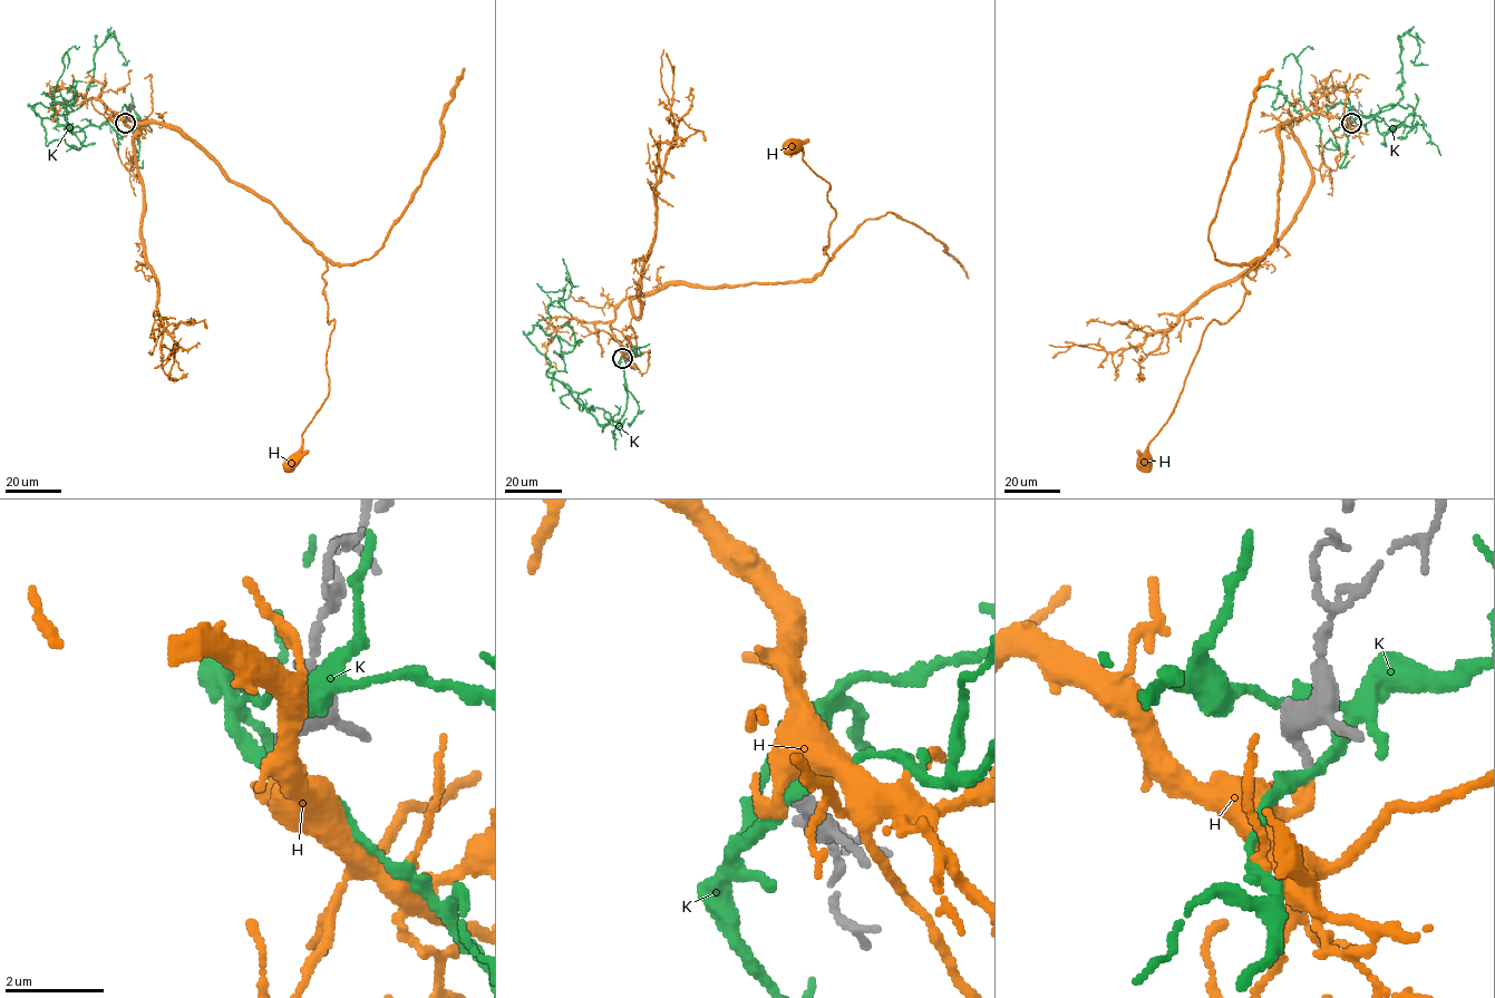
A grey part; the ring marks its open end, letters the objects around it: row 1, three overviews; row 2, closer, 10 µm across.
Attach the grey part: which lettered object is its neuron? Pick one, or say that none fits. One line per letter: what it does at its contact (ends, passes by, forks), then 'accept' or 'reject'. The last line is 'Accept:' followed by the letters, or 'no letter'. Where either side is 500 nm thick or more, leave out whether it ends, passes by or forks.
H: it ends; accept
K: it passes by; reject
Accept: H

